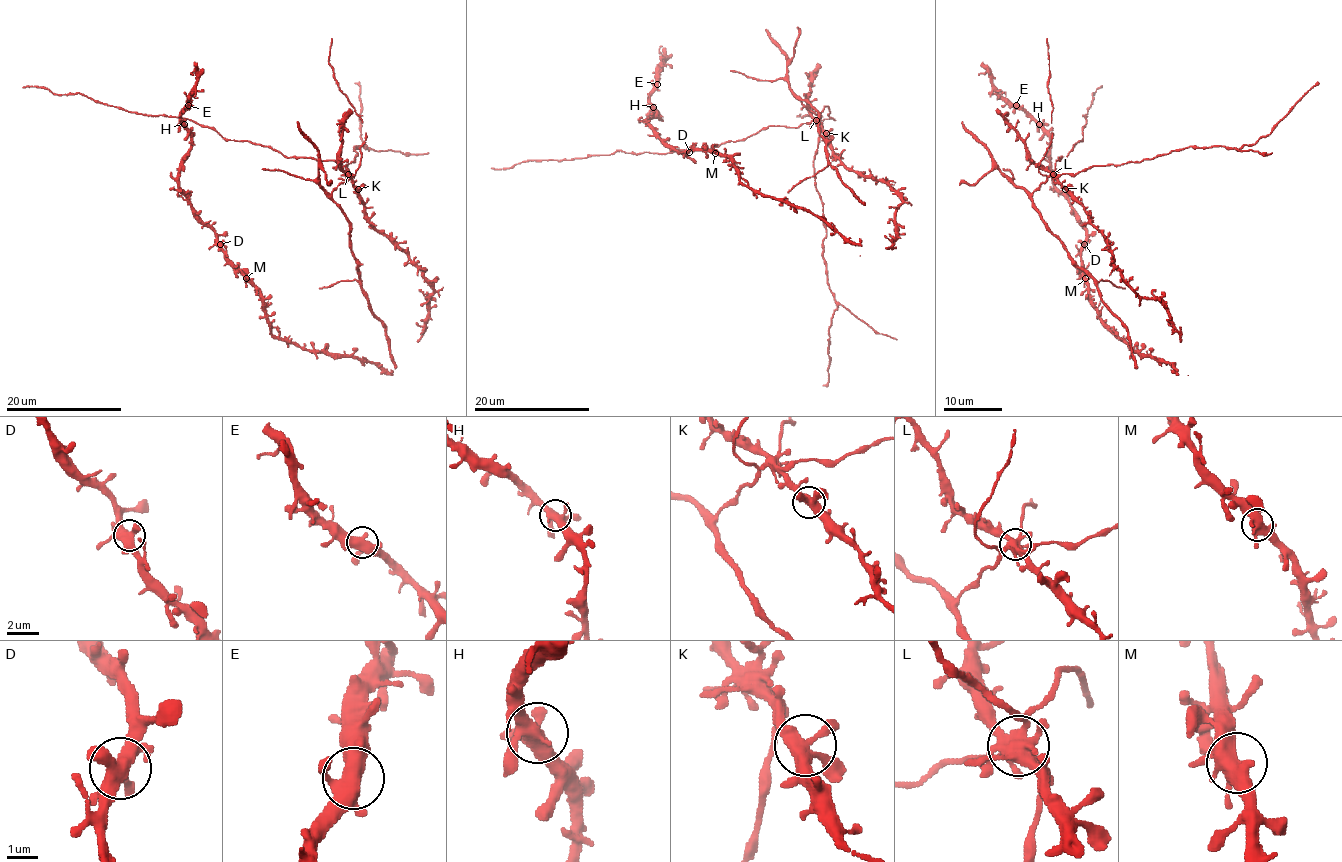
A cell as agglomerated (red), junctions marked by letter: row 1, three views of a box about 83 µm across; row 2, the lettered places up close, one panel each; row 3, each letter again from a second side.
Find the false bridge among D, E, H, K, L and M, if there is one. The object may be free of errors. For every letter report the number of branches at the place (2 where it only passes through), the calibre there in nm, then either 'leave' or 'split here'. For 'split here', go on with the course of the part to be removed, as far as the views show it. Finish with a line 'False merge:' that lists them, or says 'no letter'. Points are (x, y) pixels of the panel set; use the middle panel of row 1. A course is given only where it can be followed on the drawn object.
D: 5 branches meet; 480 nm thick; leave
E: 4 branches meet; 480 nm thick; leave
H: 5 branches meet; 440 nm thick; leave
K: 4 branches meet; 440 nm thick; leave
L: 10 branches meet; 480 nm thick; leave
M: 4 branches meet; 480 nm thick; leave
False merge: no letter

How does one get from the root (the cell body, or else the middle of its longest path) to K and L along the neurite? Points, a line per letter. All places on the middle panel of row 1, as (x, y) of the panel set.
K: (692, 150), (709, 150), (728, 141), (742, 140), (770, 125), (799, 127), (804, 123), (816, 123), (826, 133)
L: (692, 150), (709, 150), (728, 141), (742, 140), (770, 125), (799, 127), (816, 120)

